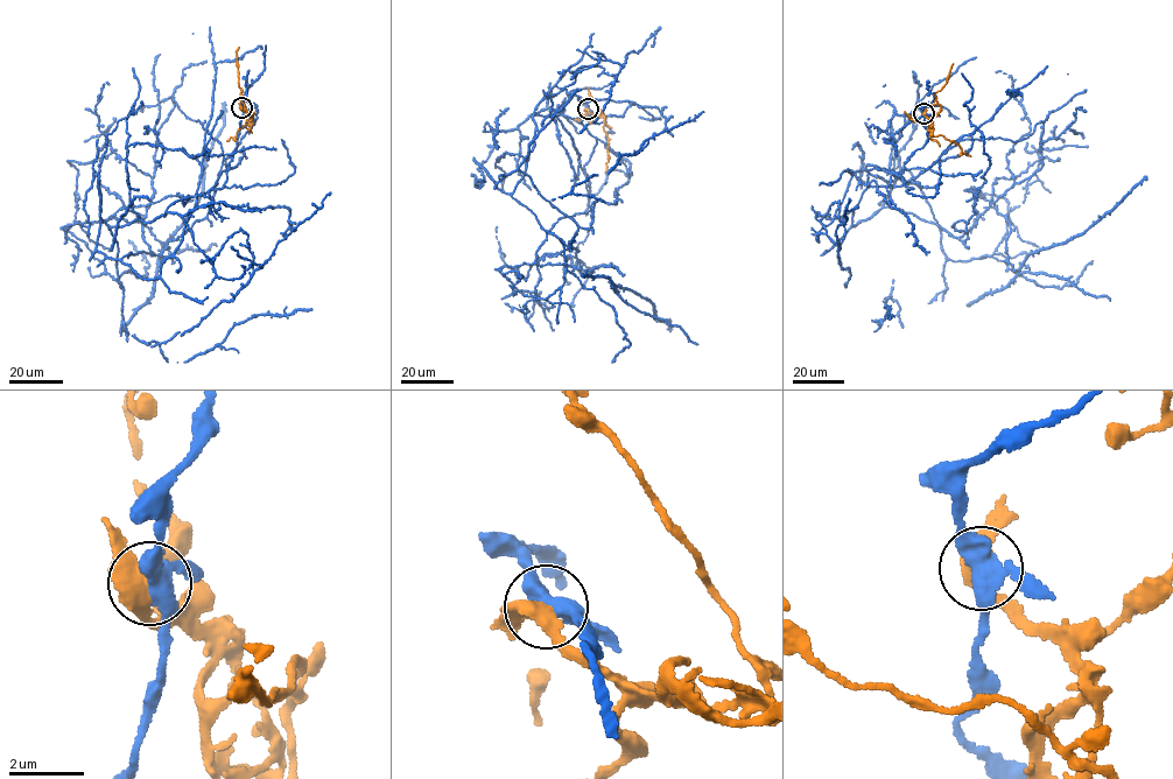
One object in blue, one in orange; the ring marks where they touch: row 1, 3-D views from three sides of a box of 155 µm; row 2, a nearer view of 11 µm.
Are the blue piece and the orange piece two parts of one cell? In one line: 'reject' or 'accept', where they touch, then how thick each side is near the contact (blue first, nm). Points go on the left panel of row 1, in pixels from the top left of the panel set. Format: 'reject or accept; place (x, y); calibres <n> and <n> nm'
reject; place (241, 107); calibres 400 and 360 nm

